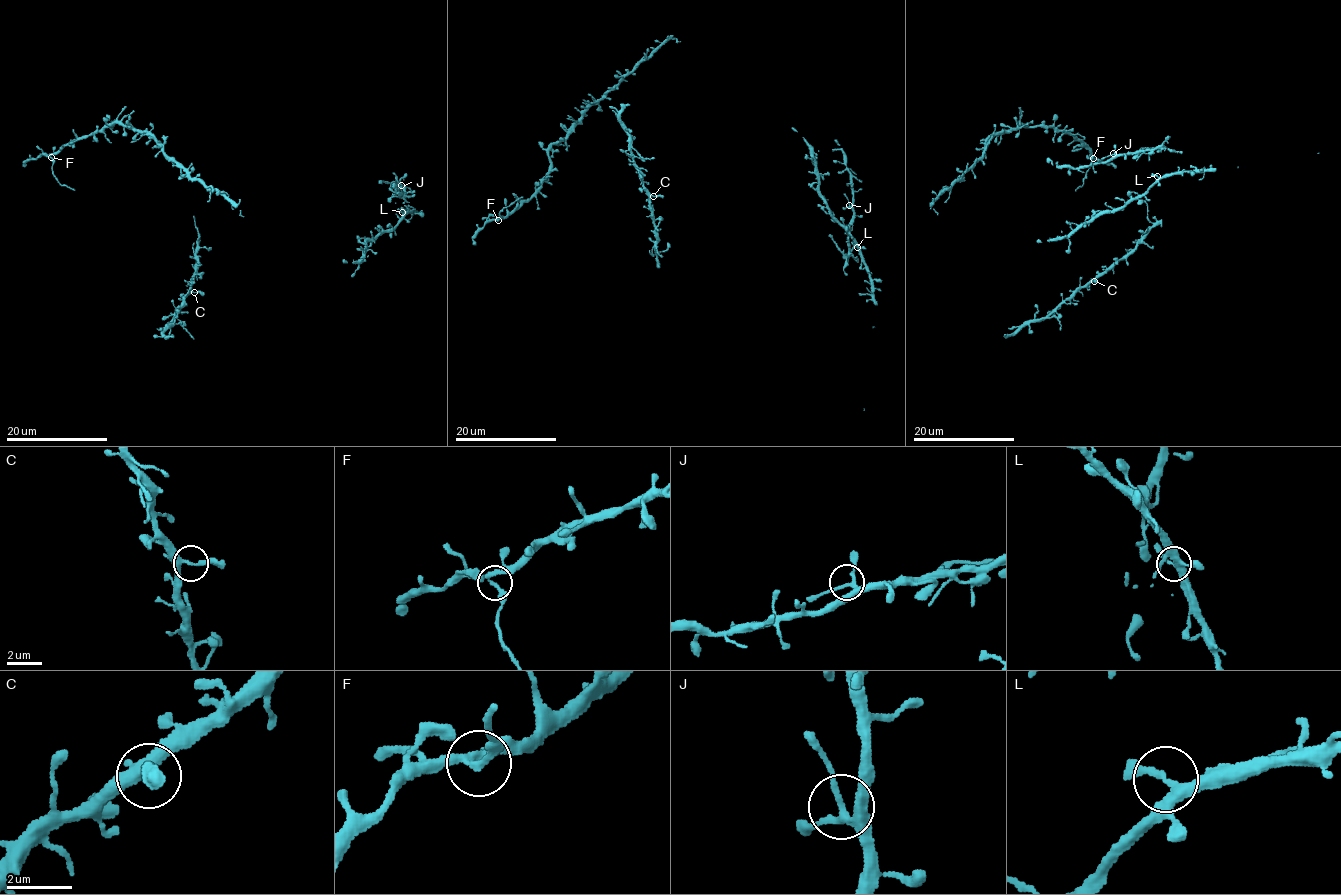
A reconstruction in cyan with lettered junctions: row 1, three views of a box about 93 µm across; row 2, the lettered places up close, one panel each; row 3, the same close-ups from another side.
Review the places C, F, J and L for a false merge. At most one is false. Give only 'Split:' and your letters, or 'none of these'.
Split: F

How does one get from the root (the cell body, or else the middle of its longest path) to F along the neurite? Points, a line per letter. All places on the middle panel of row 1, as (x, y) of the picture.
F: (622, 78), (586, 110), (563, 139), (551, 145), (550, 173), (542, 185), (497, 219)

